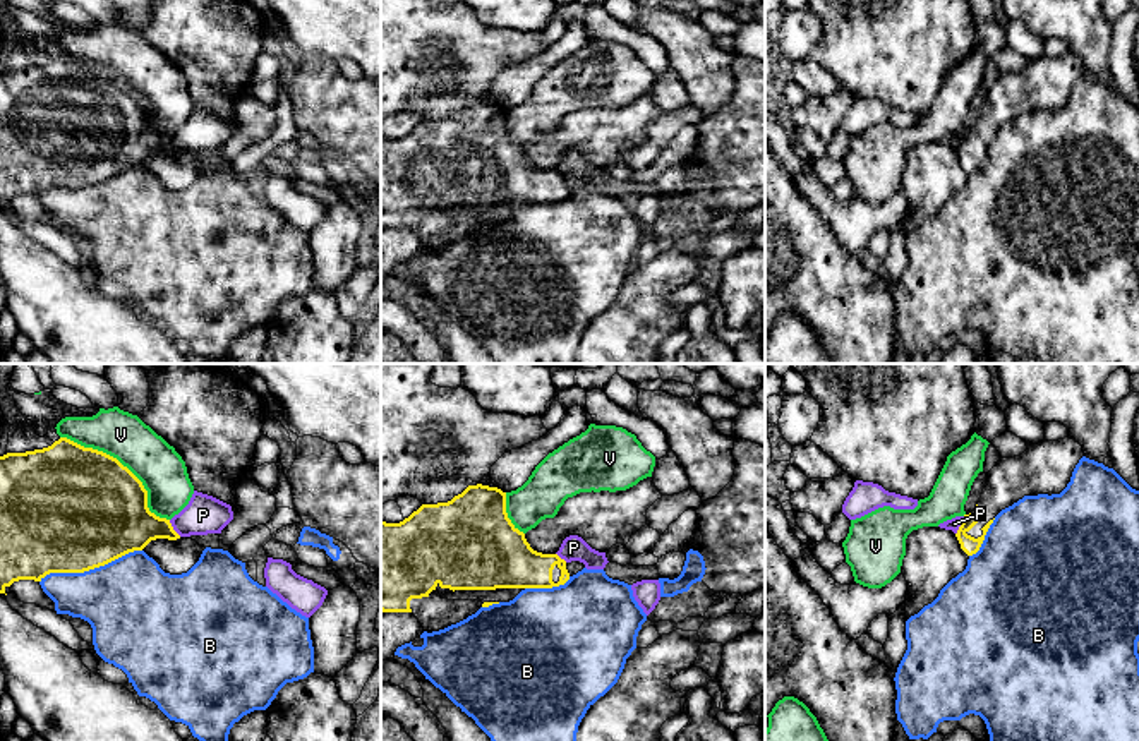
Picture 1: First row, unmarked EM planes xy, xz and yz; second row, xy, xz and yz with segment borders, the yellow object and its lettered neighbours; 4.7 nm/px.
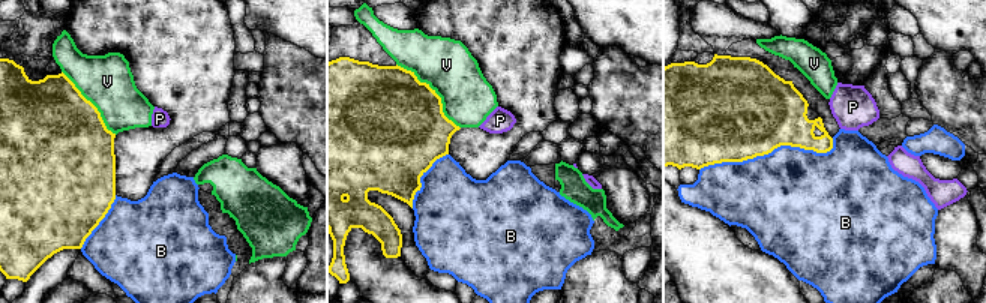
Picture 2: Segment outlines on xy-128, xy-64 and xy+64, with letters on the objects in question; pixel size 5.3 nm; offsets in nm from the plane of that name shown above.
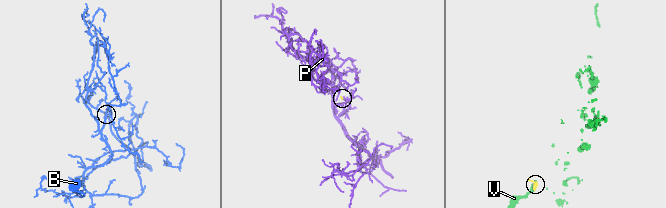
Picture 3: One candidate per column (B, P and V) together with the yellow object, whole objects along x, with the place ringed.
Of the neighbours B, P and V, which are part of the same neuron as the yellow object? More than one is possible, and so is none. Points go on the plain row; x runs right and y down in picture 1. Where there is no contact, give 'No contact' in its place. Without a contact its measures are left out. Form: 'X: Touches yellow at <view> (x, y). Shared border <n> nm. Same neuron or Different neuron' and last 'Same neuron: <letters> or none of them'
B: Touches yellow at xy (90, 184). Shared border 500 nm. Different neuron
P: Touches yellow at yz (961, 141). Shared border 100 nm. Different neuron
V: Touches yellow at xy (122, 81). Shared border 650 nm. Different neuron
Same neuron: none of them

